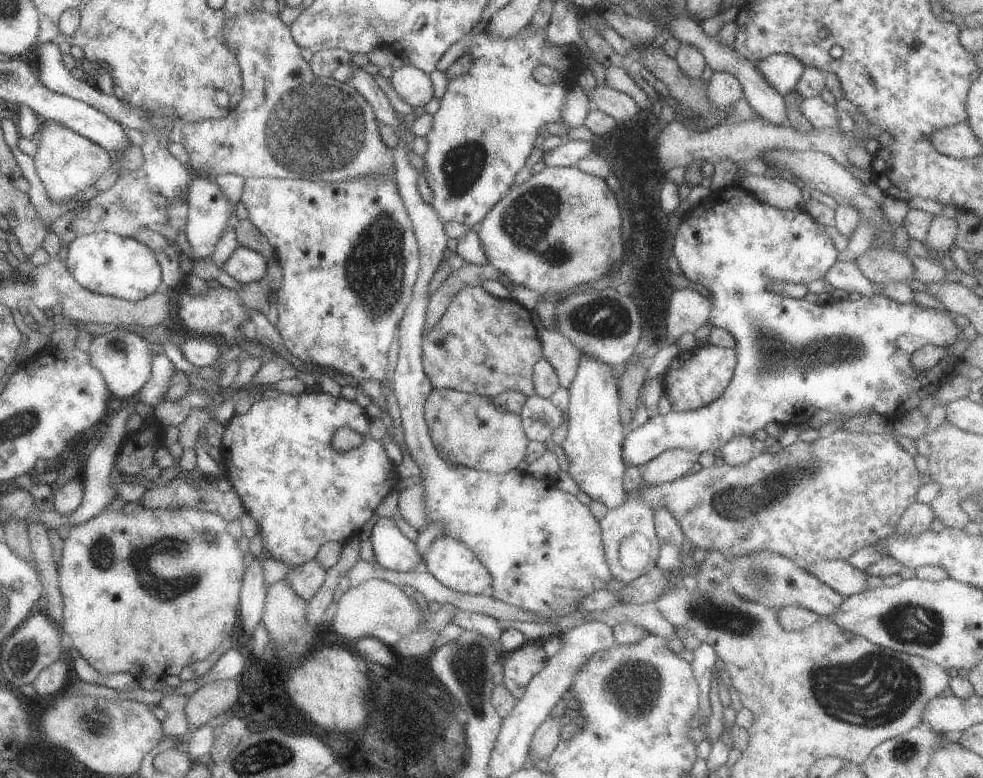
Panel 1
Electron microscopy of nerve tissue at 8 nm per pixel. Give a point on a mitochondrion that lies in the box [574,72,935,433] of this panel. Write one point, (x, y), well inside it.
(848, 349)

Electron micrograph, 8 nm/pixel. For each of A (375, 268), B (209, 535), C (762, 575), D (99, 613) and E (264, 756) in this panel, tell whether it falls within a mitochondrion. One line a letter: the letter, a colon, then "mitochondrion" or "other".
A: mitochondrion
B: mitochondrion
C: mitochondrion
D: other
E: mitochondrion

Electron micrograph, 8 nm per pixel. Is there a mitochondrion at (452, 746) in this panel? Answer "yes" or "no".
no

